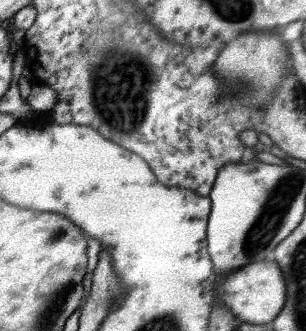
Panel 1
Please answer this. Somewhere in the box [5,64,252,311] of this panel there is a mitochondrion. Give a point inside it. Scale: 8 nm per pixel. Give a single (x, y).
(122, 112)

